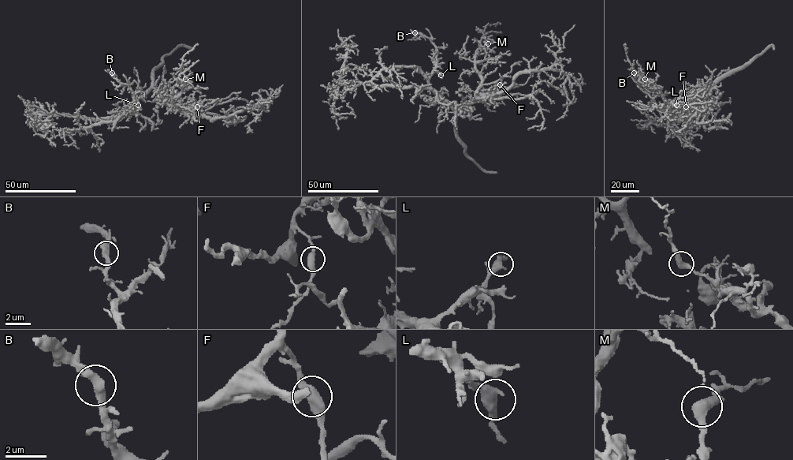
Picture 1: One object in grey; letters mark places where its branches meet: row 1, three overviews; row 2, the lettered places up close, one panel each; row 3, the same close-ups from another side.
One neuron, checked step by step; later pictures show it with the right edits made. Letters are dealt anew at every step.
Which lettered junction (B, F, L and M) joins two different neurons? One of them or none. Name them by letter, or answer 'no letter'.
M

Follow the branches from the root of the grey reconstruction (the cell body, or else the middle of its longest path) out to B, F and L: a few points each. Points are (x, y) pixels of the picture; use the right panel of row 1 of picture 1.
B: (710, 87), (688, 107), (666, 112), (636, 82), (634, 72)
F: (710, 87), (706, 99), (698, 107), (686, 110), (686, 106)
L: (710, 87), (688, 107), (674, 111), (676, 105)

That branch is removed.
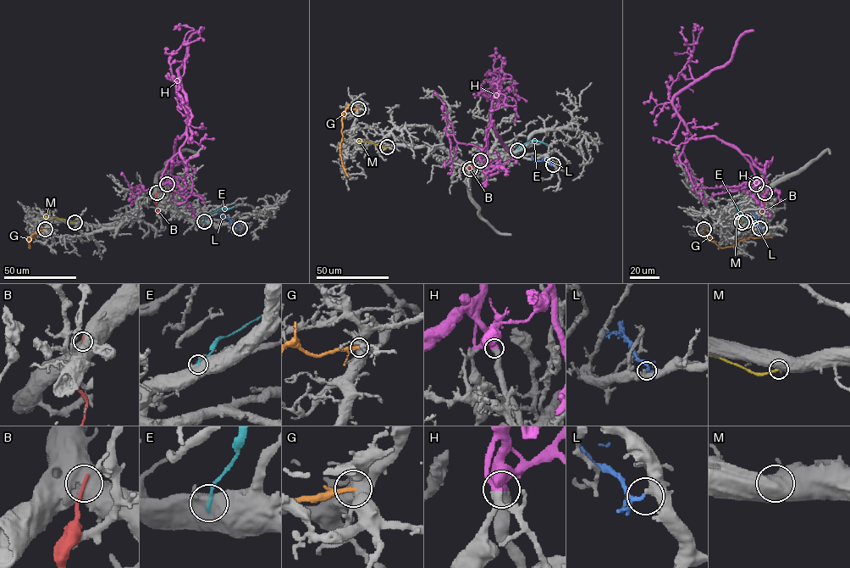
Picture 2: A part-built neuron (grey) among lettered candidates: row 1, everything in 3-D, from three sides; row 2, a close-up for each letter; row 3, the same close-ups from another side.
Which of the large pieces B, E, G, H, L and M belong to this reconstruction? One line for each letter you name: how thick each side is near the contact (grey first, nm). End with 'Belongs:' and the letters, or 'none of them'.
Belongs: none of them

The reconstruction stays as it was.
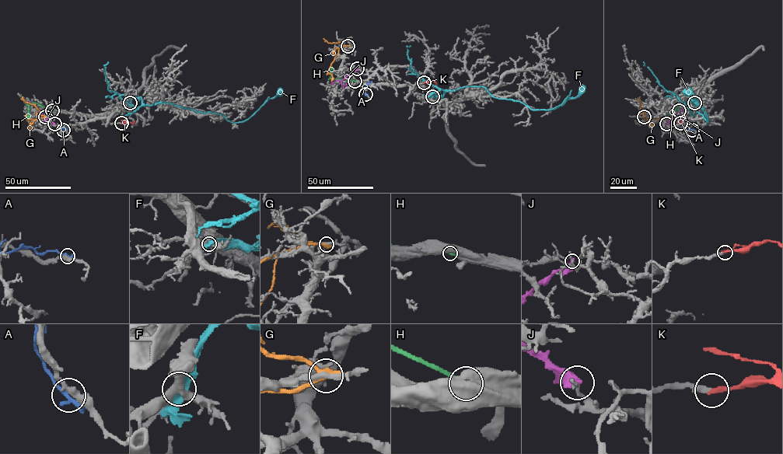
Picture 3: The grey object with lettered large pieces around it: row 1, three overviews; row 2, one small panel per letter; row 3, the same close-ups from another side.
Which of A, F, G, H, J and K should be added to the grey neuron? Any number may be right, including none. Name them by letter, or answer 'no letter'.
K

